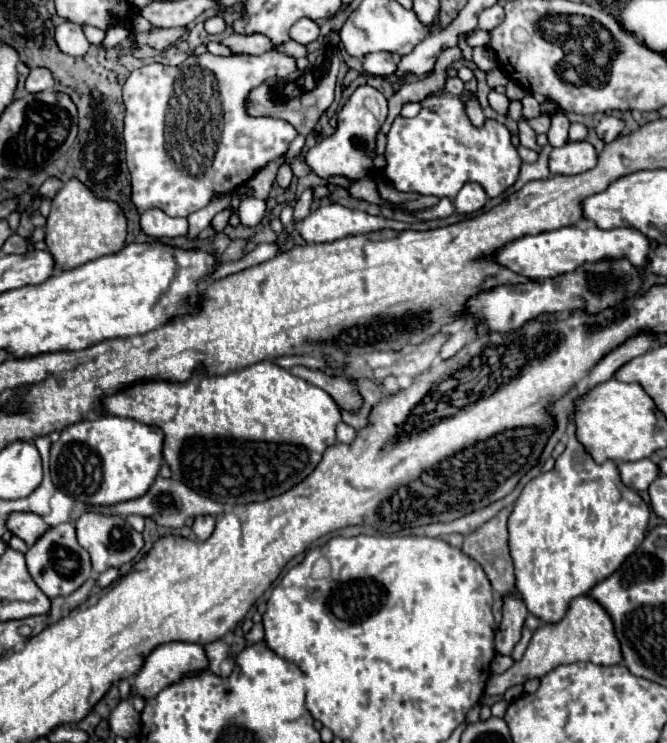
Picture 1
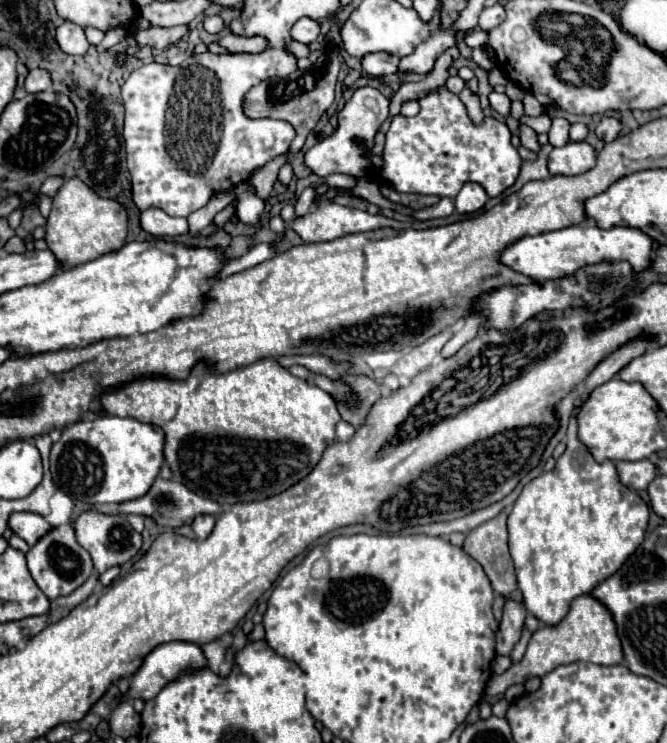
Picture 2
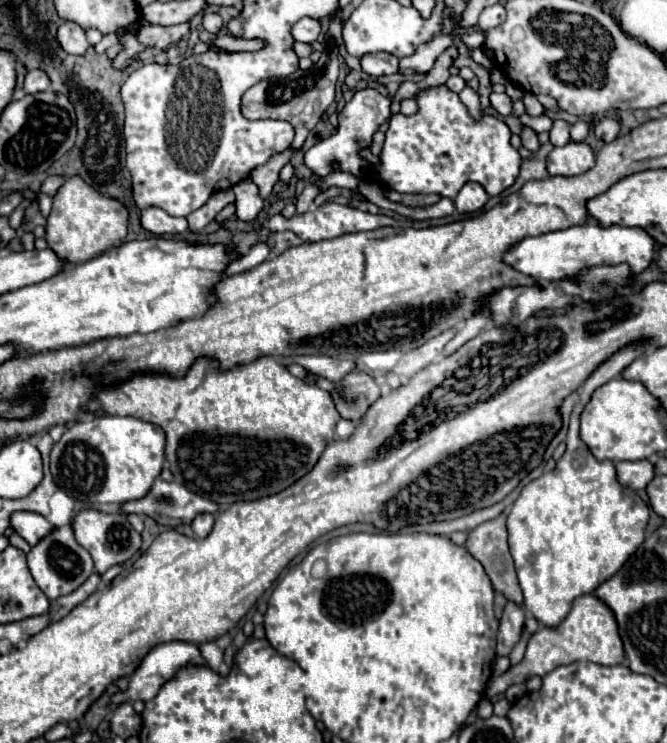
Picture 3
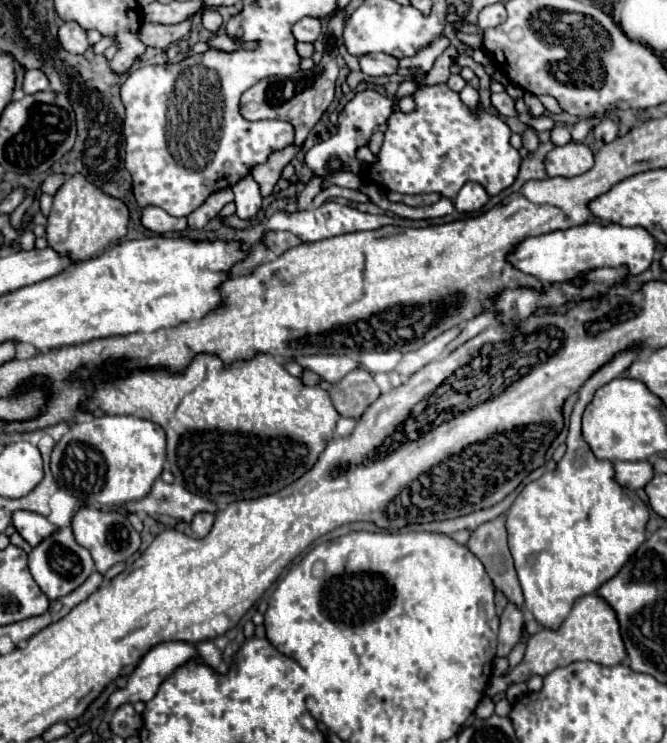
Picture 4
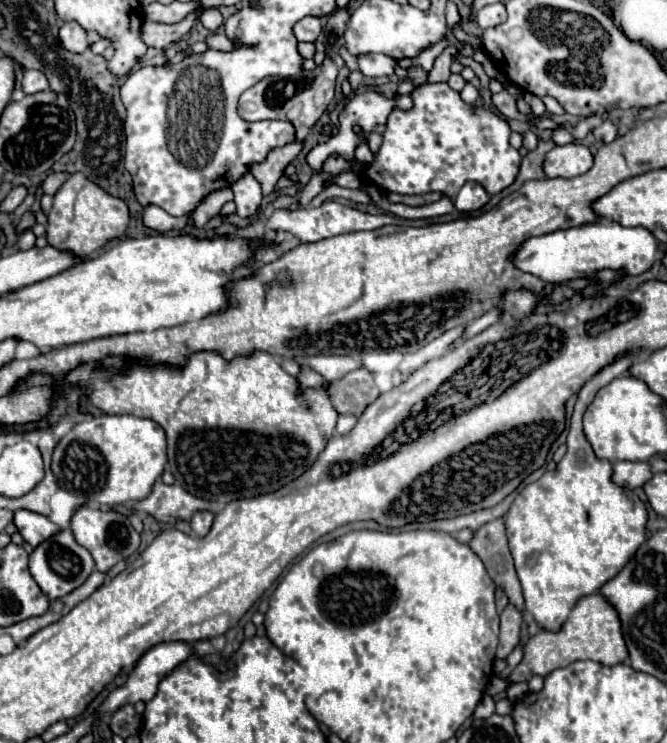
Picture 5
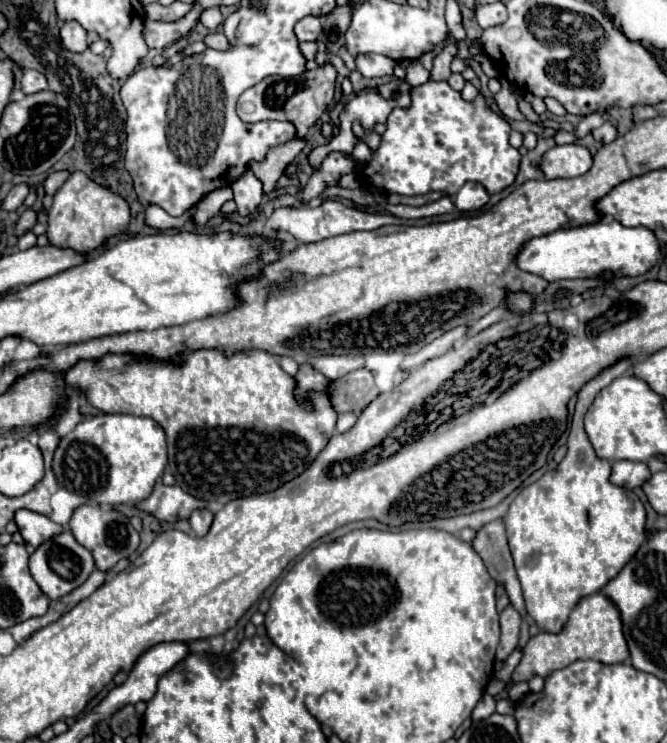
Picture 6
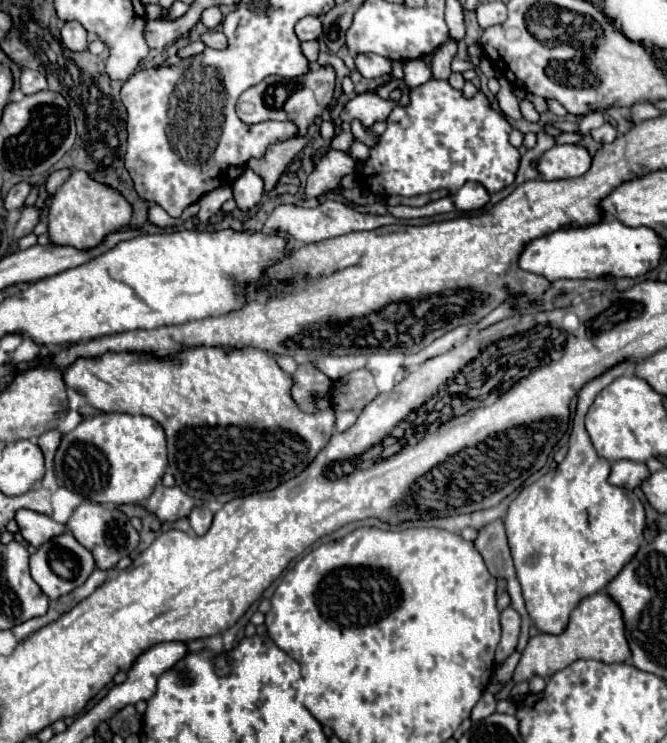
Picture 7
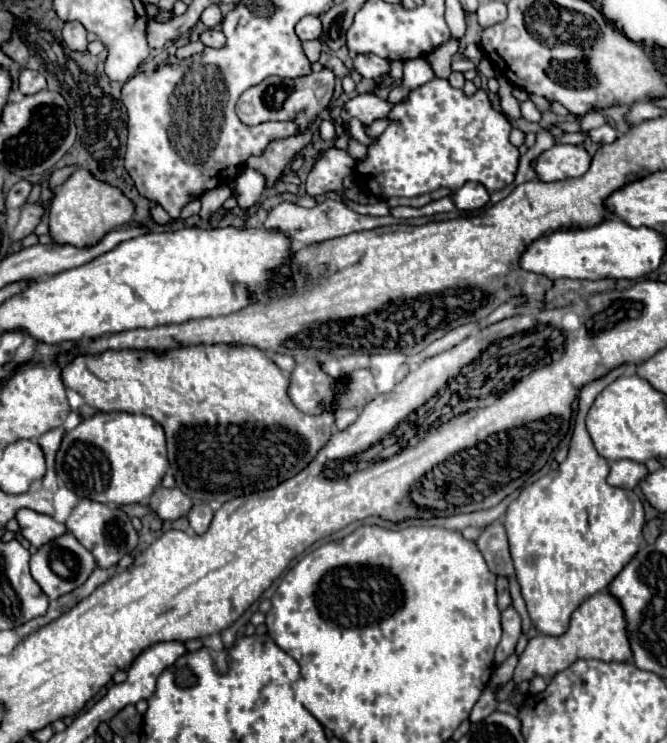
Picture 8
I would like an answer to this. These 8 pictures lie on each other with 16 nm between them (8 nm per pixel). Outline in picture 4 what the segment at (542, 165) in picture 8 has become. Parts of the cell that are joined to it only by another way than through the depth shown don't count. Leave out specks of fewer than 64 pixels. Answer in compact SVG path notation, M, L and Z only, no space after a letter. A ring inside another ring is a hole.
M570 142L566 146L554 146L544 160L548 178L572 178L588 172L594 166L594 154L586 144Z

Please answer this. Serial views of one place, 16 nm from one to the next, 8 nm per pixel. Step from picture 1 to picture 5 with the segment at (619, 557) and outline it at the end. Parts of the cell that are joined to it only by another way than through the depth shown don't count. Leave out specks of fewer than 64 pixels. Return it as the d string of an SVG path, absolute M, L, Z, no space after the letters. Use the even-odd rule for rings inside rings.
M620 356L608 368L602 368L588 384L582 386L578 392L578 402L574 406L574 414L570 420L570 434L568 434L568 452L562 462L556 466L554 472L546 472L540 480L528 484L512 502L506 514L506 534L510 552L514 558L514 566L518 572L518 580L522 584L526 610L532 614L536 624L542 630L558 632L566 622L574 604L588 594L598 592L610 578L614 578L622 566L634 556L640 544L646 540L646 508L642 500L628 488L612 484L612 464L608 460L596 458L590 442L582 430L582 416L590 402L594 400L596 392L610 384L614 378L622 374L630 374L634 364L634 356Z

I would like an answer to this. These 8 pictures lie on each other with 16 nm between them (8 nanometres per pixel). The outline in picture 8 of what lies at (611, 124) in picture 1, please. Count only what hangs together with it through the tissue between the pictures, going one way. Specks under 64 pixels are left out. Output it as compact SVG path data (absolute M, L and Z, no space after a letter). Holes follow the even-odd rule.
M604 124L604 126L600 126L600 128L594 128L594 130L588 132L588 134L590 134L592 142L596 142L596 144L608 144L608 142L614 142L614 140L618 138L616 130L614 130L610 124Z

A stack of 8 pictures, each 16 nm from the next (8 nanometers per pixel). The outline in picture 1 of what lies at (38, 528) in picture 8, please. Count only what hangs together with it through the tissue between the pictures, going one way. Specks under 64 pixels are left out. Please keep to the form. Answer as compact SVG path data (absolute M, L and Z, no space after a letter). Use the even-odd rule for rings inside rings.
M14 512L8 518L8 530L20 536L28 546L32 546L48 528L50 526L44 522L44 518L32 512Z

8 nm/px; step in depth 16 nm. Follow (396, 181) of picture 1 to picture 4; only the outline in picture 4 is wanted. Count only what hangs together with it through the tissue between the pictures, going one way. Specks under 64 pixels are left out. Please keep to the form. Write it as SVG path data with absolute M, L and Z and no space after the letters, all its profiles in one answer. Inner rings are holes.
M448 84L420 86L414 94L416 108L410 114L394 110L388 118L382 148L376 162L364 170L364 180L374 182L380 190L400 194L438 192L456 198L460 182L480 182L490 196L512 186L520 168L520 154L510 146L508 124L482 106L476 114L452 92Z

